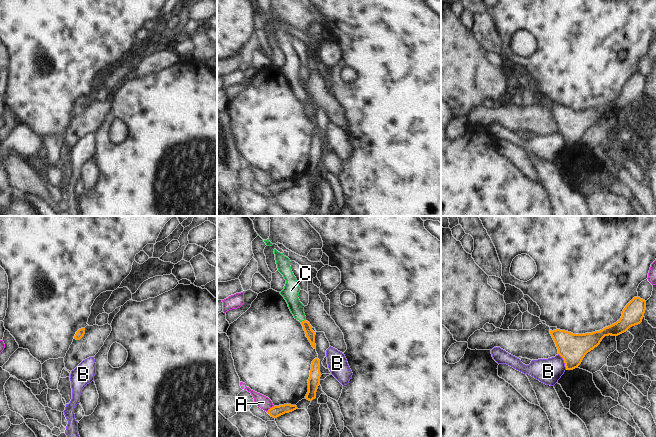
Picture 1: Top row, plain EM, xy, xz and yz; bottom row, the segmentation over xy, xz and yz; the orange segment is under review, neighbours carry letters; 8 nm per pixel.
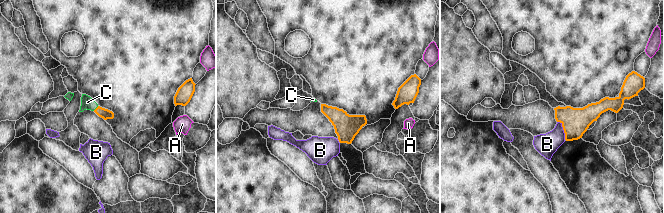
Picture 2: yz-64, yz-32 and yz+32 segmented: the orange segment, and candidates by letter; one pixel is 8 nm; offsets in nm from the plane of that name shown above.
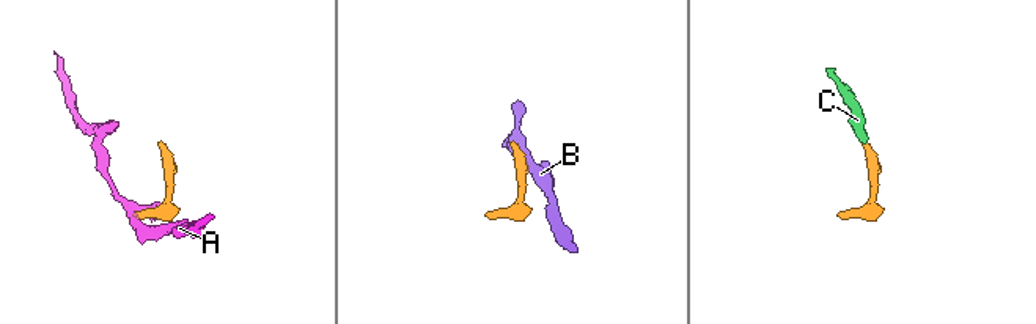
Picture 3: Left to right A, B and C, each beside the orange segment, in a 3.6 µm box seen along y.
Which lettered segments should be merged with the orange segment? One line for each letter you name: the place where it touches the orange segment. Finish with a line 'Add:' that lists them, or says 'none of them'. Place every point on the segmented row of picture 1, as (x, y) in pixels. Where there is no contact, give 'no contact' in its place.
C: meets orange in xz at (304, 320)
Add: C

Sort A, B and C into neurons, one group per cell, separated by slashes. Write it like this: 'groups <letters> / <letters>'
groups A / B / C

